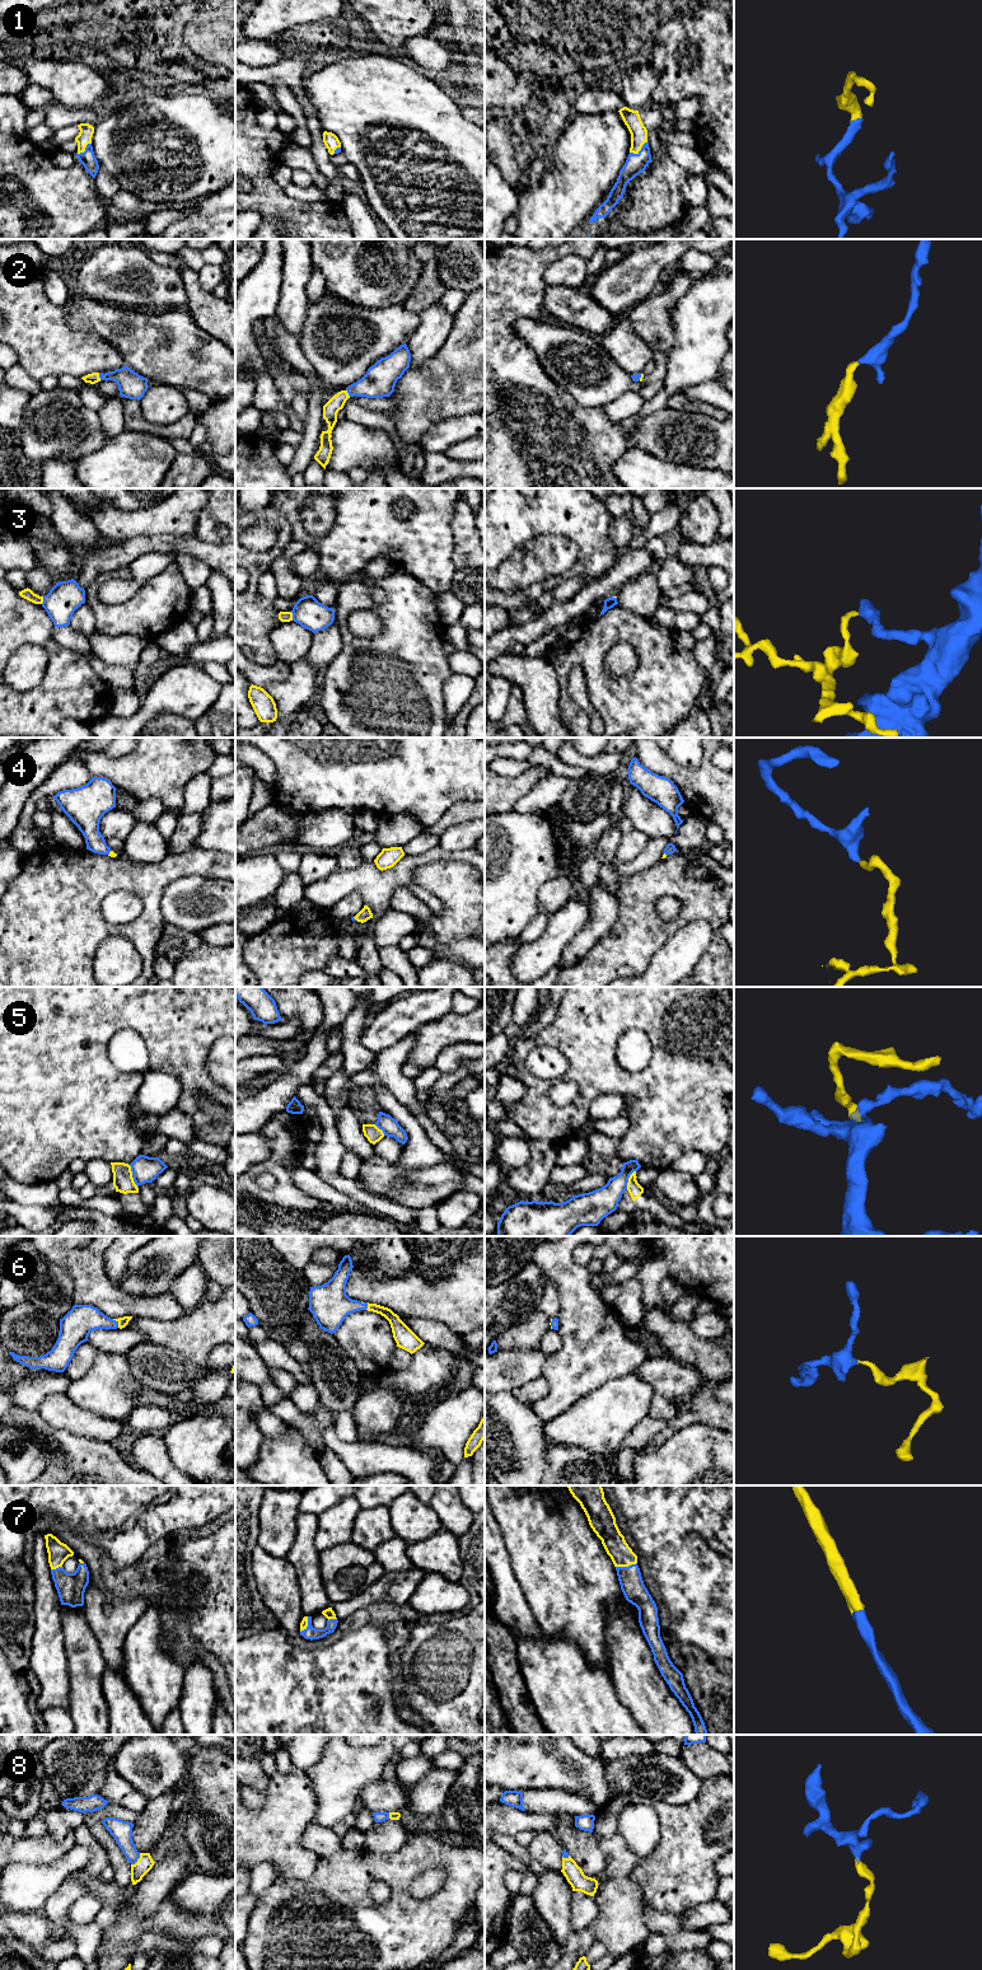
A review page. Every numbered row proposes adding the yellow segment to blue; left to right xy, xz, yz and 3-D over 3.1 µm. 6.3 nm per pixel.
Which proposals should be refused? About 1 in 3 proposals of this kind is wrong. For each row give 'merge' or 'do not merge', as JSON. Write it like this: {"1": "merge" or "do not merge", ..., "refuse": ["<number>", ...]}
{"1": "merge", "2": "merge", "3": "do not merge", "4": "merge", "5": "do not merge", "6": "merge", "7": "merge", "8": "merge", "refuse": ["3", "5"]}

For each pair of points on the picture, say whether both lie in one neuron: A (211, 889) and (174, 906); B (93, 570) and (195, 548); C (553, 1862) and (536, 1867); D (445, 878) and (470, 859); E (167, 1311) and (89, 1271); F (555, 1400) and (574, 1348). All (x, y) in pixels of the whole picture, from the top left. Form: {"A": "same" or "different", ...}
{"A": "same", "B": "same", "C": "different", "D": "different", "E": "same", "F": "same"}

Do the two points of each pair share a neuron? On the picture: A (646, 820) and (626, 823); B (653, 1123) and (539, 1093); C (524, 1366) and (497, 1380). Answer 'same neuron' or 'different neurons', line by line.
A: different neurons
B: same neuron
C: same neuron

